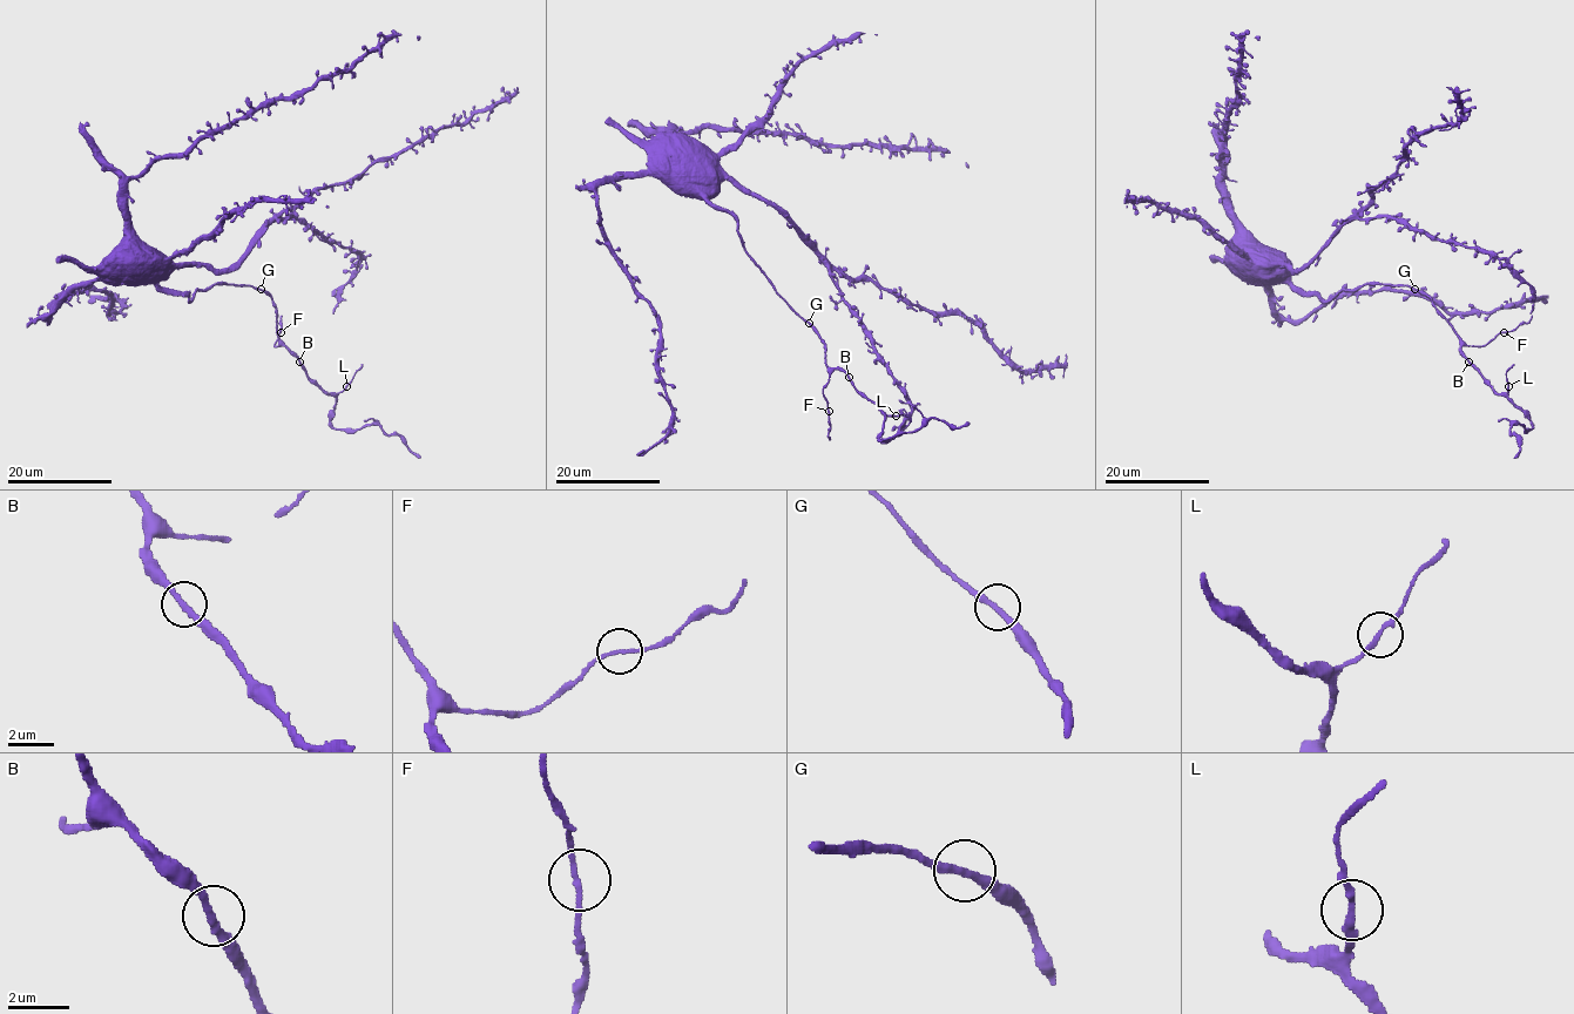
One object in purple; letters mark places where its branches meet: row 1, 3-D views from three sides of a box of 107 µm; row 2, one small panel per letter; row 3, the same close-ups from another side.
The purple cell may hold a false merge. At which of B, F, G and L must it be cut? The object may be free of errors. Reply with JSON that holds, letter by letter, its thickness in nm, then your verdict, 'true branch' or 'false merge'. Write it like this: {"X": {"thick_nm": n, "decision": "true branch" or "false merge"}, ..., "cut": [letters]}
{"B": {"thick_nm": 240, "decision": "true branch"}, "F": {"thick_nm": 150, "decision": "true branch"}, "G": {"thick_nm": 260, "decision": "true branch"}, "L": {"thick_nm": 200, "decision": "true branch"}, "cut": []}

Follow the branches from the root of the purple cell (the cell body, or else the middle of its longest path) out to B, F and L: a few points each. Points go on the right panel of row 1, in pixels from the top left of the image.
B: (1237, 257), (1260, 277), (1288, 282), (1324, 299), (1368, 284), (1418, 289), (1452, 328), (1468, 362)
F: (1237, 257), (1260, 277), (1324, 299), (1368, 284), (1418, 289), (1467, 345), (1486, 345), (1502, 332)
L: (1237, 257), (1260, 277), (1324, 299), (1368, 284), (1418, 289), (1493, 390), (1506, 394), (1508, 386)

